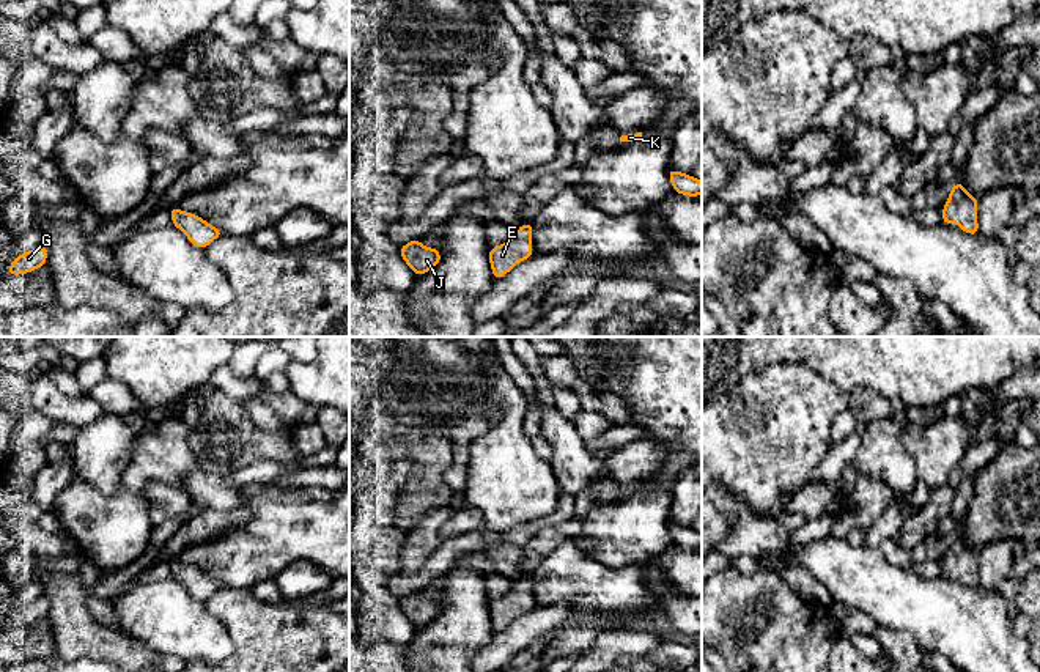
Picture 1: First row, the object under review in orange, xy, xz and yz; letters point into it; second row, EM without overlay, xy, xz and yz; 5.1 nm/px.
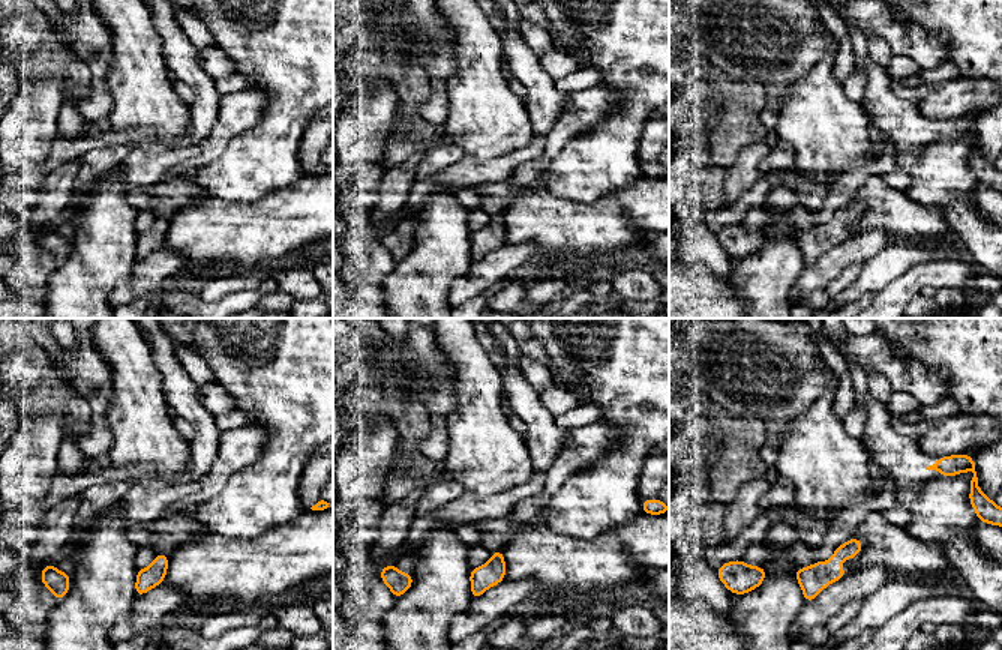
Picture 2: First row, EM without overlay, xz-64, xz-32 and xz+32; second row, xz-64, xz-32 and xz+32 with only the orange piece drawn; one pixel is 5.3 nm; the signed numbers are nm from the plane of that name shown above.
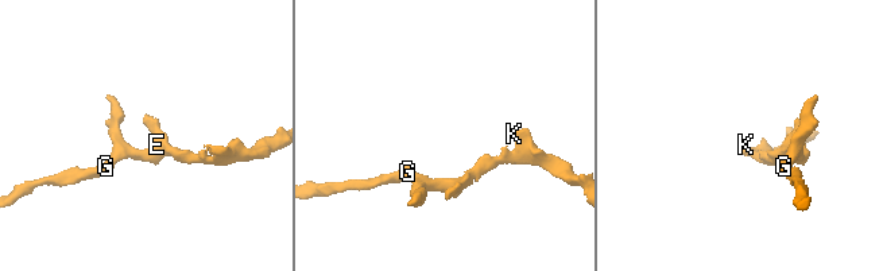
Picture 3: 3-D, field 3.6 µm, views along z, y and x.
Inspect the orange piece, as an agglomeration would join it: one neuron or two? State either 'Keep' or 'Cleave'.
Keep

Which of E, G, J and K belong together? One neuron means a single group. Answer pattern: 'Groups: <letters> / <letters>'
Groups: E G J K

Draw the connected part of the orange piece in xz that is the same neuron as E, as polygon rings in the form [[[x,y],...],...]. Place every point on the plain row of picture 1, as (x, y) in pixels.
[[[532,574],[522,576],[513,590],[500,598],[489,600],[488,609],[494,633],[505,630],[511,620],[535,607],[535,601],[530,598],[532,584]]]

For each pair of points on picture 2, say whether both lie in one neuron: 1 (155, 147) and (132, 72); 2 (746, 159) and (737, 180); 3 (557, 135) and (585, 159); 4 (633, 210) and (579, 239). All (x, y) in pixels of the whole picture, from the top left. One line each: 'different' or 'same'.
1: same
2: same
3: different
4: same

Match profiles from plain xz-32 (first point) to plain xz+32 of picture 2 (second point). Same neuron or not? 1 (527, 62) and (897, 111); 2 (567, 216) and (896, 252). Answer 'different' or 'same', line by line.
1: same
2: different

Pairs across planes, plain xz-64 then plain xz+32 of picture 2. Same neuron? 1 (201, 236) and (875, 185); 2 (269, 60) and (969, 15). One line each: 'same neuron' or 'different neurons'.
1: same neuron
2: same neuron

